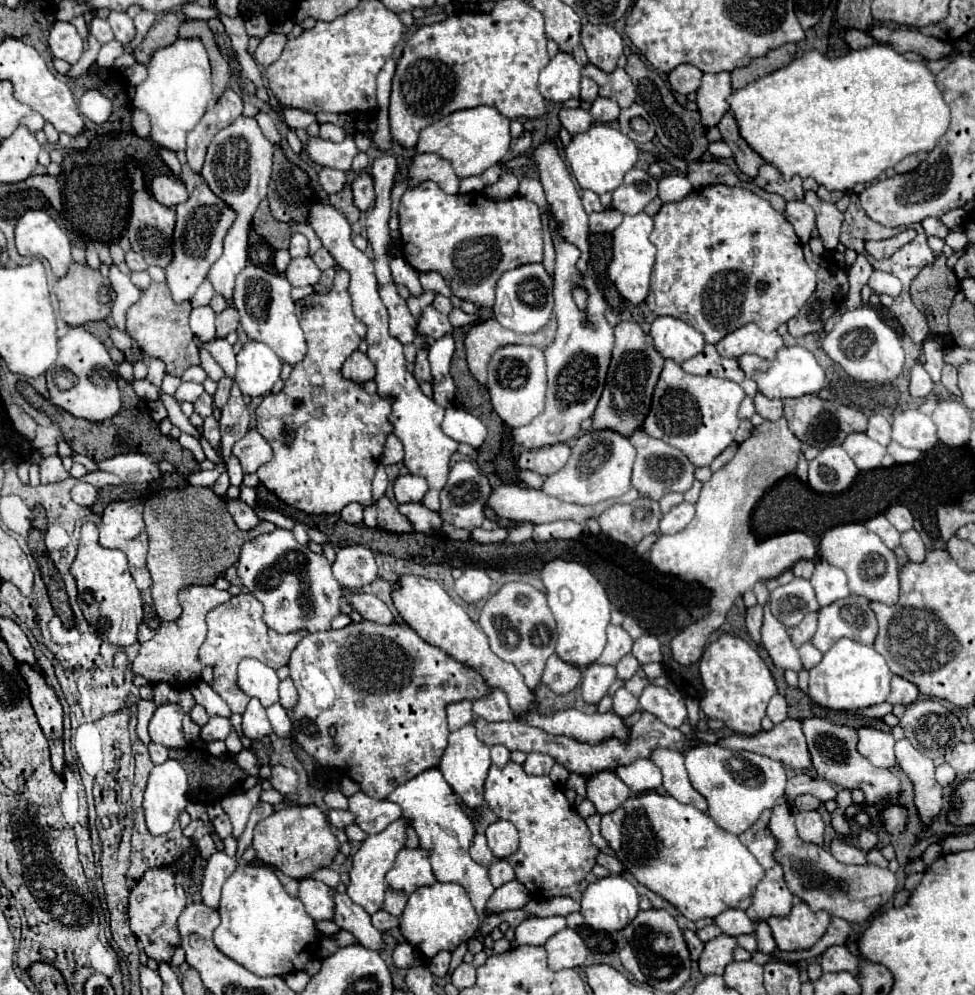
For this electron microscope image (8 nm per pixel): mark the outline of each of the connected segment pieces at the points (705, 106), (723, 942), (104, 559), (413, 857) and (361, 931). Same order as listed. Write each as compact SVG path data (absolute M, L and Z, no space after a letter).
M729 72L719 74L703 74L701 88L697 90L697 106L701 114L701 122L711 128L719 124L721 116L727 112L727 96L733 92Z
M709 924L703 930L697 930L697 936L707 942L705 950L699 960L701 972L707 974L723 974L727 964L733 962L733 952L737 948L737 940L733 936L721 934L721 928L717 924Z
M93 522L81 526L79 552L71 564L71 574L77 580L79 588L79 606L87 622L95 628L101 640L127 648L137 642L137 628L143 620L141 594L135 586L135 580L129 574L127 556L121 550L109 550L99 544L99 532Z
M403 848L397 854L395 866L387 872L387 884L395 892L413 894L421 886L433 886L437 880L431 872L429 864L429 852L423 848L409 850Z
M335 892L335 924L347 932L351 932L357 942L369 950L385 950L385 940L383 934L371 924L371 916L357 906L355 902L349 900L347 894Z

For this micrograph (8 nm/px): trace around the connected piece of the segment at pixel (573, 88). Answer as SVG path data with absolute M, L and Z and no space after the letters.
M559 52L541 70L541 74L539 74L539 92L543 94L545 100L551 100L551 102L567 102L569 98L579 98L579 80L581 80L581 66L567 52Z

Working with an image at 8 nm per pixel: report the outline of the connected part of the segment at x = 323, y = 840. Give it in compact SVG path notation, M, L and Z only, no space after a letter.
M295 804L275 810L269 818L261 820L255 826L253 848L257 852L257 858L263 860L265 864L277 866L283 874L295 880L303 880L309 878L315 870L333 864L335 854L339 852L339 842L331 832L327 814L323 814L315 804L309 806Z

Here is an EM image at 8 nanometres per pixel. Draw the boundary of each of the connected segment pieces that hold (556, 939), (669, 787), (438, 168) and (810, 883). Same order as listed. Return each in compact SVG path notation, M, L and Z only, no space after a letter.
M563 928L557 932L557 936L551 936L545 944L545 950L549 954L549 968L553 970L579 968L585 964L589 954L583 938L571 928Z
M661 748L661 752L653 752L651 756L651 760L659 766L663 774L663 788L675 800L683 804L693 804L701 812L707 812L707 800L691 786L683 758L685 758L683 752L673 752L669 748Z
M417 154L413 164L409 166L409 186L417 186L425 180L433 180L439 184L443 192L457 194L459 192L459 178L451 168L451 162L437 156L437 154Z
M781 796L773 810L767 824L767 830L775 836L777 848L773 852L775 862L783 868L787 888L799 896L813 912L825 910L831 916L839 916L843 920L863 924L881 904L885 904L897 890L897 878L889 868L879 868L875 864L841 864L837 862L831 852L827 852L819 844L811 844L799 838L795 830L795 814L797 808L791 798Z

